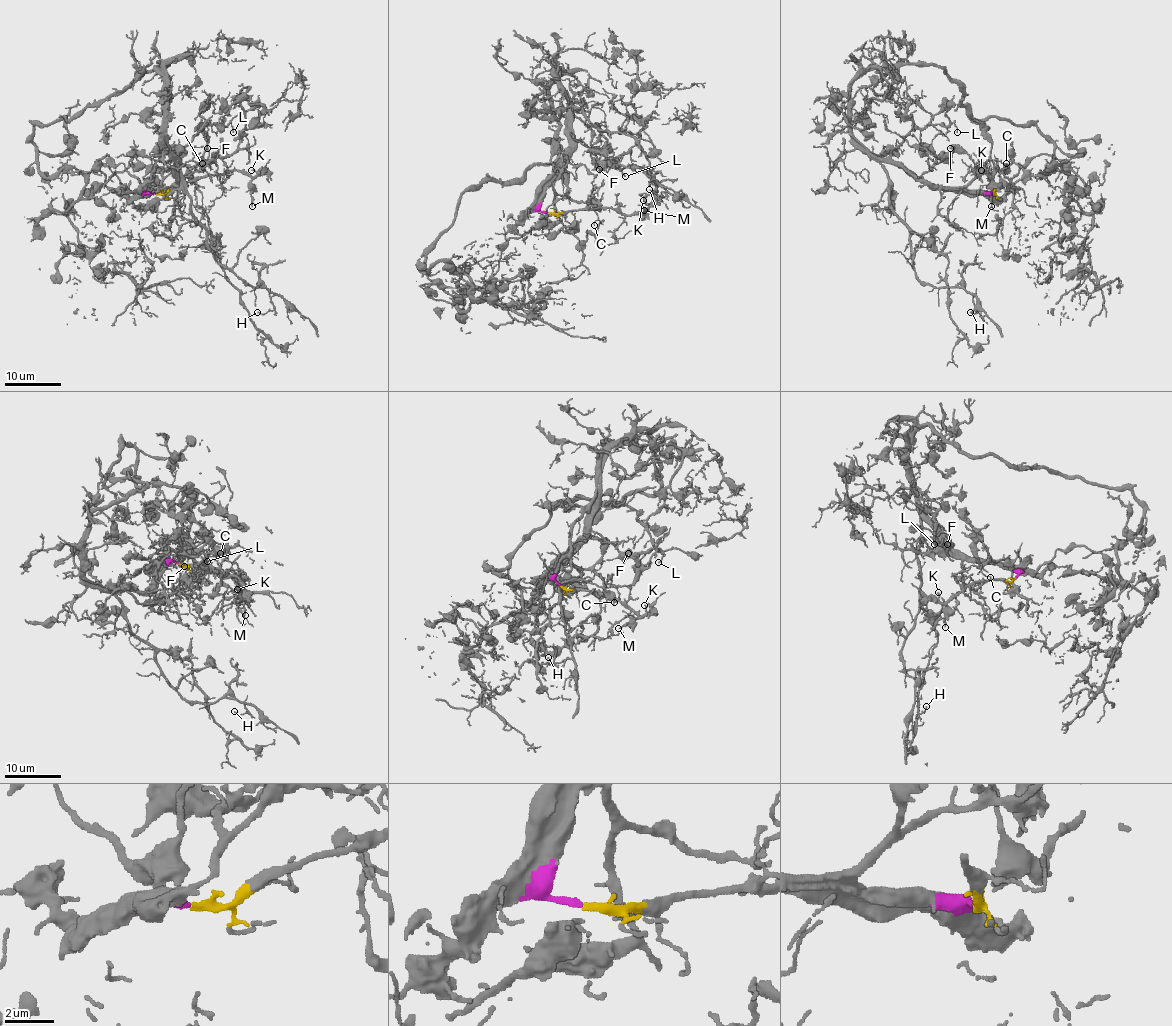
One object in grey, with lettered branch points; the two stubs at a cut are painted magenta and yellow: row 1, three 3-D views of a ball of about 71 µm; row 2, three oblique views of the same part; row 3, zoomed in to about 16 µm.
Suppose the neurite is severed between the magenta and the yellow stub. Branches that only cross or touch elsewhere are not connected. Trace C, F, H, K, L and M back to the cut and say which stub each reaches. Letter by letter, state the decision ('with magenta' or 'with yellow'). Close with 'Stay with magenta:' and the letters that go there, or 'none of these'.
C: with magenta
F: with magenta
H: with magenta
K: with yellow
L: with magenta
M: with yellow
Stay with magenta: C, F, H, L

